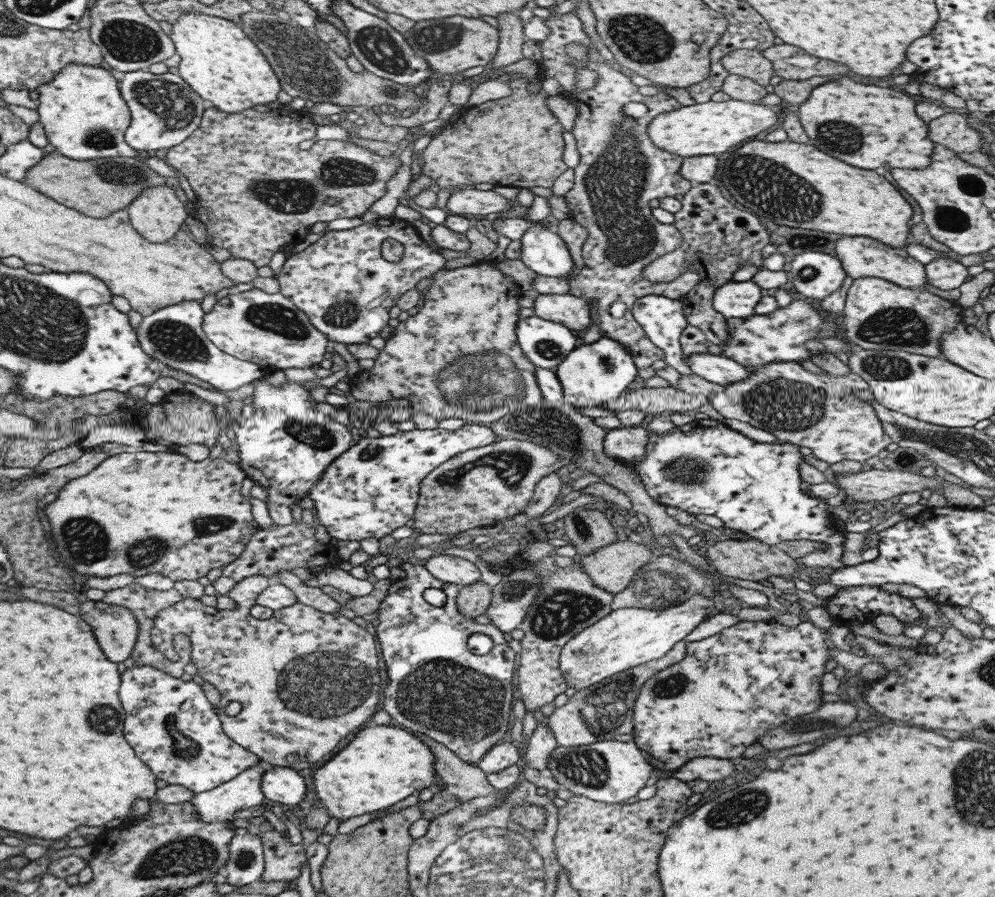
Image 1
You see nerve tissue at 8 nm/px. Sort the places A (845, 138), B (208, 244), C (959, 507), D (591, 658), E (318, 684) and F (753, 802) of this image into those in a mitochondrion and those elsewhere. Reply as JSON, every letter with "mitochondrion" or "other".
{"A":"mitochondrion","B":"other","C":"other","D":"mitochondrion","E":"mitochondrion","F":"mitochondrion"}

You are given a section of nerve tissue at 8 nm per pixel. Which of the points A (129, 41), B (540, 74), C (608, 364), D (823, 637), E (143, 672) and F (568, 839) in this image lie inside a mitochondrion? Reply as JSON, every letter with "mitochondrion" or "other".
{"A":"mitochondrion","B":"other","C":"mitochondrion","D":"other","E":"other","F":"other"}

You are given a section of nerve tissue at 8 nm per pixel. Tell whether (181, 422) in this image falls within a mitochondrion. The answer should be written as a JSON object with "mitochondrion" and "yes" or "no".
{"mitochondrion":"no"}

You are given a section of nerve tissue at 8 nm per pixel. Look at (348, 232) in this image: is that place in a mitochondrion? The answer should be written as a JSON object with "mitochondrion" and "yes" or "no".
{"mitochondrion":"no"}

